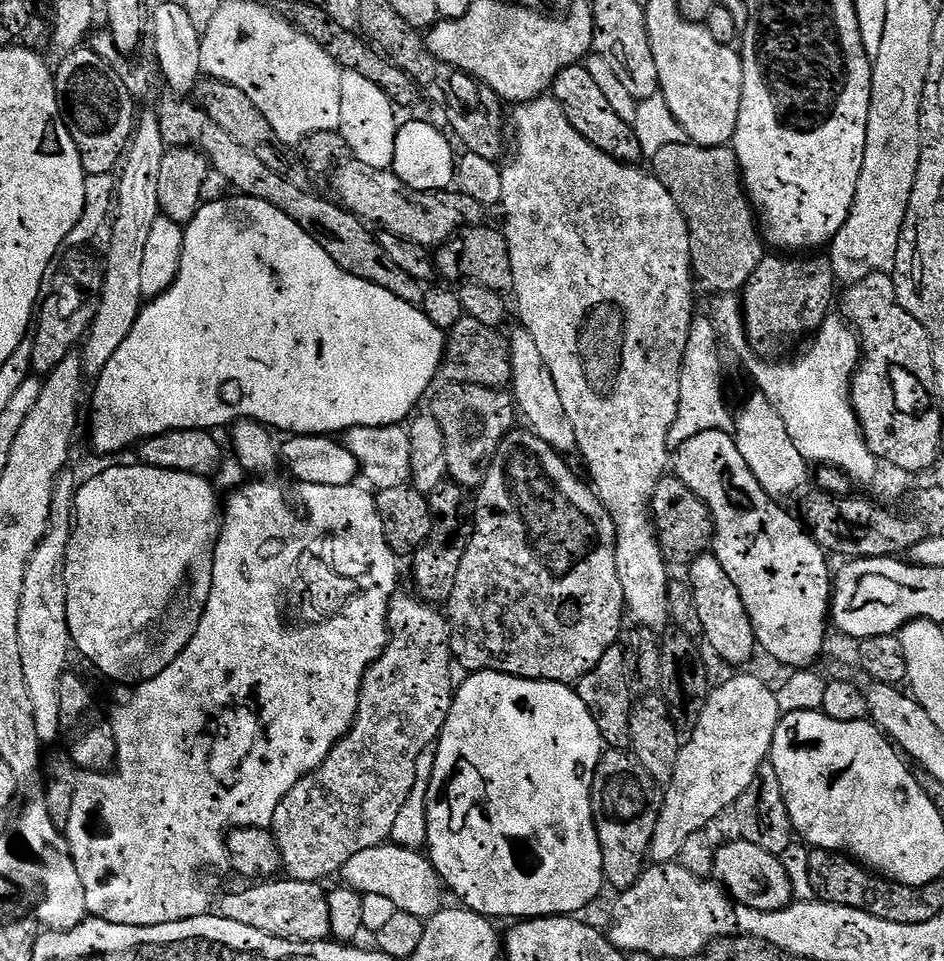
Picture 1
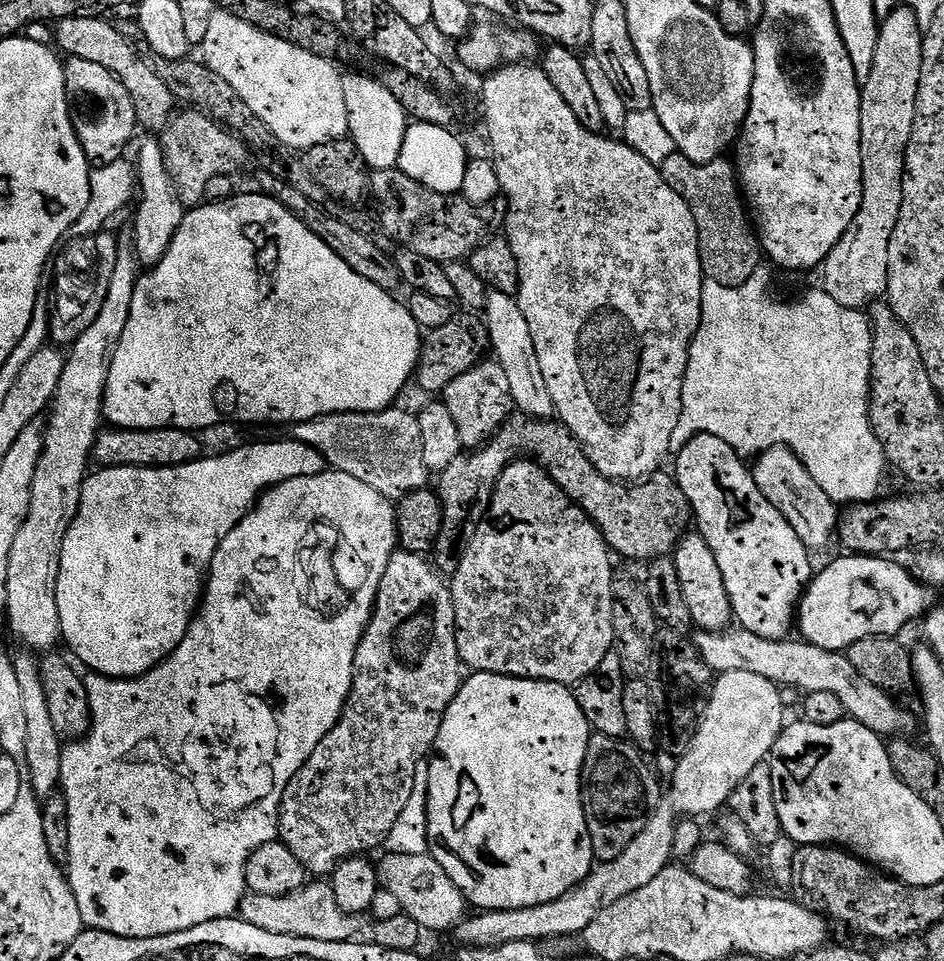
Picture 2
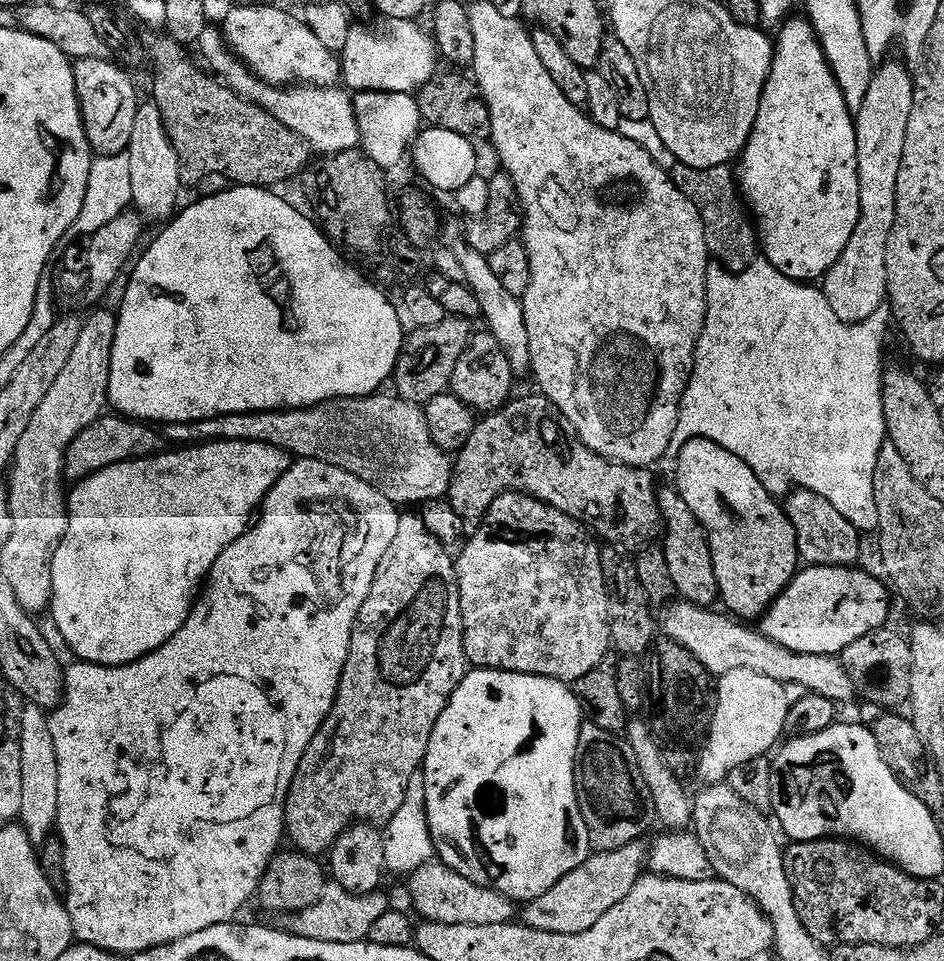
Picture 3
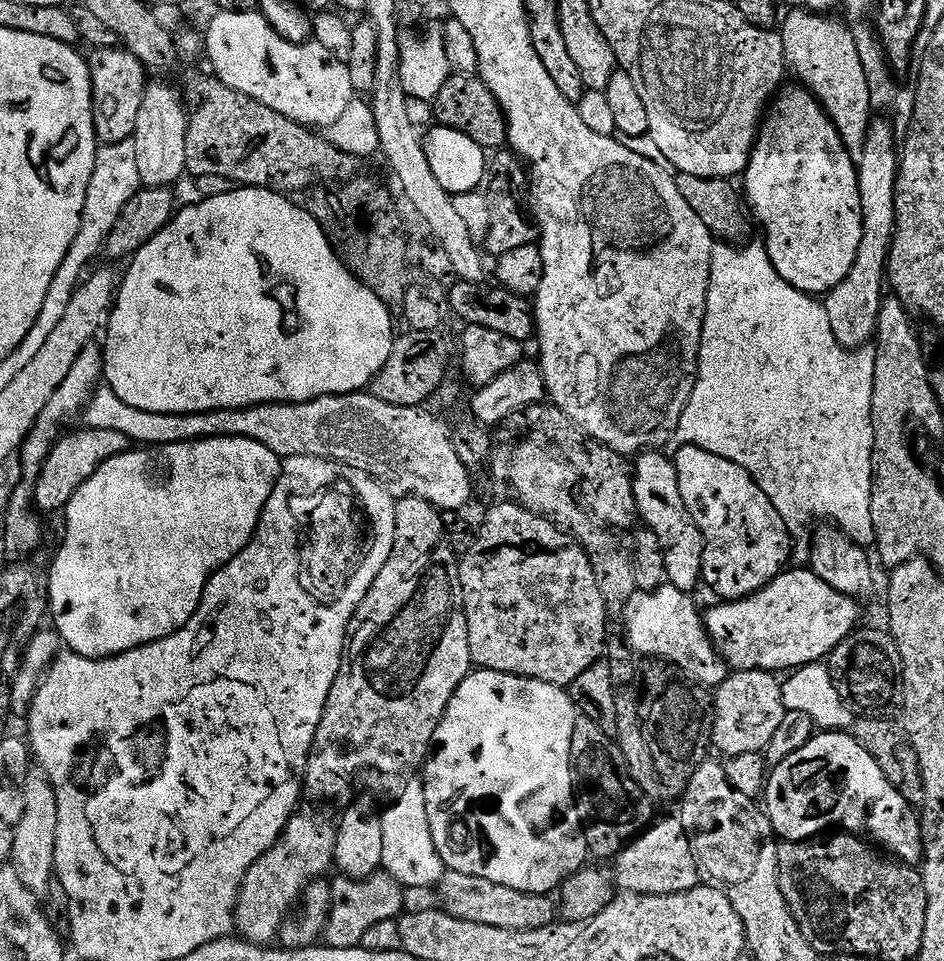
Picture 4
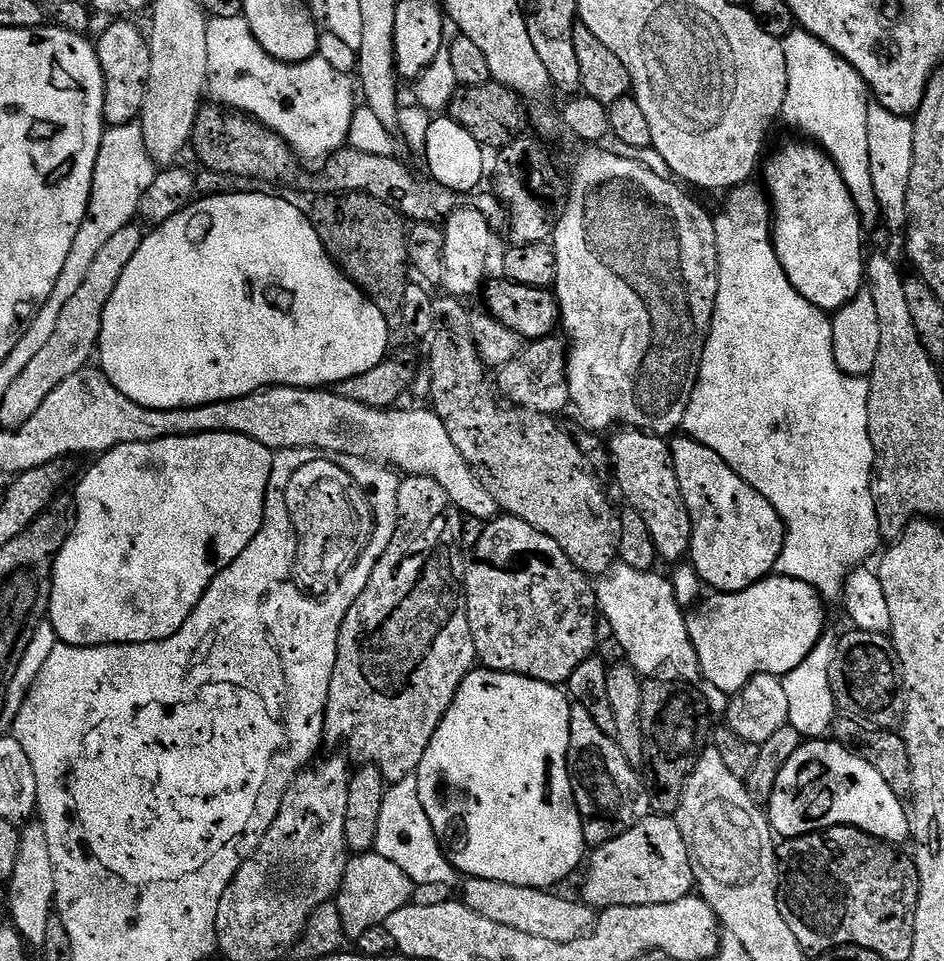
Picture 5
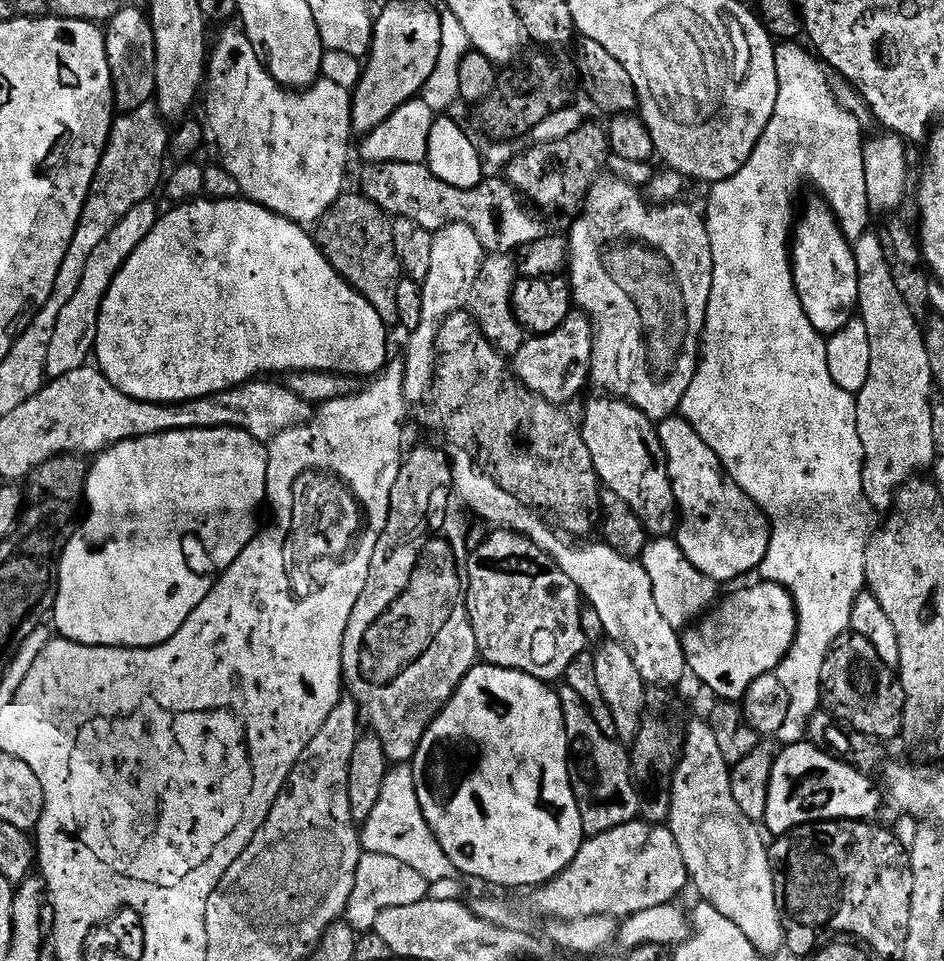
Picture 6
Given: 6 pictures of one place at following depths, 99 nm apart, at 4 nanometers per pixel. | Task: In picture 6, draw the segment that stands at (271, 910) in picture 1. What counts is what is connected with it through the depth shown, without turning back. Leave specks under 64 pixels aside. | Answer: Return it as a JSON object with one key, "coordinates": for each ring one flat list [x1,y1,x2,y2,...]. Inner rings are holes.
{"coordinates":[[364,852,358,862,354,894,350,894,346,919,357,930,372,930,382,910,394,910,394,906,414,906,414,902,422,902,429,896,430,881,418,874,414,866,406,866,406,862,398,862,398,858,390,858,386,854]]}

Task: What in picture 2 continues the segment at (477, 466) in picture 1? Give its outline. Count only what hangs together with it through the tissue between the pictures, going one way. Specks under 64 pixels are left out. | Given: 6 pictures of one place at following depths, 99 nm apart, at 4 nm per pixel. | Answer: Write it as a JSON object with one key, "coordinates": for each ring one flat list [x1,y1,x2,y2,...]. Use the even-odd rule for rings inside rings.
{"coordinates":[[485,358,466,370,466,374,458,374,458,378,454,378,454,382,444,388,442,402,446,410,450,410,454,423,458,426,461,445,468,450,475,450,481,444,488,443,514,412,510,382,502,366,494,358]]}

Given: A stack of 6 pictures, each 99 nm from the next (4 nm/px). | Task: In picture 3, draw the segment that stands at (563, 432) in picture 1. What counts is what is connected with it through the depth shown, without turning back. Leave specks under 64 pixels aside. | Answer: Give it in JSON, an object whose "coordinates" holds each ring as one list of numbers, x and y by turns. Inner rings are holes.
{"coordinates":[[460,242,460,245,456,244,454,249,459,265,463,267,464,283,474,294,474,298,478,298,480,316,488,323,485,324,487,332,494,338,498,338,502,350,506,350,506,358,510,358,513,377,520,378,524,375,527,377,532,370,530,334,526,334,526,314,521,297,510,294,510,290,506,290,506,286,502,286,502,282,495,276,494,270,490,270,488,257,478,254,478,250,469,248,464,242]]}

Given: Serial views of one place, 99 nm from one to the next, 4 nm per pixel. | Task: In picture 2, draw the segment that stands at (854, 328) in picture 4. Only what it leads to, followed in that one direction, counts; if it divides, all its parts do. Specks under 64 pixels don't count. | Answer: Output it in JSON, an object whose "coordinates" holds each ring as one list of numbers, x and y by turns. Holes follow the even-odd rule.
{"coordinates":[[896,8,880,20,878,50,874,50,874,67,870,78,862,81,860,109,862,110,862,134,860,153,862,154,862,206,850,222,850,230,842,234,838,246,830,250,822,265,824,284,822,290,847,308,867,309,877,303,887,293,888,271,890,270,890,238,894,226,898,226,898,214,902,210,902,182,904,181,904,159,914,130,914,114,918,102,918,86,922,78,922,46,924,32,914,10]]}

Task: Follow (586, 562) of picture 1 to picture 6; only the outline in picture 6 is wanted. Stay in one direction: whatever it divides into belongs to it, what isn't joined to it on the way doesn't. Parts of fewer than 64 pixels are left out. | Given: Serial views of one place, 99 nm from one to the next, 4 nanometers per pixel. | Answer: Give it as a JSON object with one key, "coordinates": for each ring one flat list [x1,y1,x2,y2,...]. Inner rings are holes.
{"coordinates":[[496,530,491,533,493,536,485,542,484,548,488,551,488,561,485,564,472,562,468,566,468,573,471,580,468,586,468,613,474,626,474,638,476,639,476,651,479,659,485,664,492,664,495,668,513,668,516,672,524,672,528,676,533,676,535,680,553,682,565,675,568,669,581,659,584,648,584,624,580,621,580,604,582,605,582,593,572,580,568,577,548,555,539,548,534,541,528,540,525,536,520,536,516,532,506,532]]}

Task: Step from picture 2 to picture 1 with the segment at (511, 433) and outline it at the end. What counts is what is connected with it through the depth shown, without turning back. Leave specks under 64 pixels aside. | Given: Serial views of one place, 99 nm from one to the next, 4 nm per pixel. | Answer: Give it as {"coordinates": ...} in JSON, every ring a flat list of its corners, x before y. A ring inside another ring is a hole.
{"coordinates":[[666,474,658,482,652,495,650,515,652,523,656,526,656,536,664,551,664,559,669,565,687,566,709,551,714,535,712,515,708,513,707,504,676,475],[451,482,442,483,432,492,427,493,428,510,432,515,430,534,411,557,411,560,413,559,412,580,416,583,415,595,437,606,447,605,450,594,454,590,454,578,458,576,458,566,462,566,462,554,466,554,469,533,466,531,466,516,464,520,464,496,466,496,465,489]]}

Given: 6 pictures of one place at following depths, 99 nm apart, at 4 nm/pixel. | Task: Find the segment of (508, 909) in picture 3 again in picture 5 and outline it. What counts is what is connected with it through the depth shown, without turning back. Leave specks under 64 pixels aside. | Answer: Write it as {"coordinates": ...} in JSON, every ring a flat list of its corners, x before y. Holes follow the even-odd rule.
{"coordinates":[[477,876,467,877,463,886,462,902,474,910,474,914,482,914,482,918,490,918,490,922,510,926,510,930,518,930,522,934,546,938,546,942,572,942,587,936,596,925,597,909,580,898,567,900,564,896,555,896,557,893,552,890,514,886]]}

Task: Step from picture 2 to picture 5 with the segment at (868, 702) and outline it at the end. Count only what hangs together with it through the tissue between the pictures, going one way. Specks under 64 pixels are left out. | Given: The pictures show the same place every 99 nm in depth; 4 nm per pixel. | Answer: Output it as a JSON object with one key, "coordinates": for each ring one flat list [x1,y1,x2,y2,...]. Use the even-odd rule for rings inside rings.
{"coordinates":[[619,562,612,565,607,572,599,577,600,585,595,585,596,602,599,611,602,613,603,619,610,622,610,626,614,626,614,634,618,638,618,642,624,651,624,660,627,664,637,672,644,680,661,680,662,682,674,682,675,684,695,685,701,679,700,663,698,662,698,654,694,650,694,642,690,642,690,634,688,633,688,622,686,619,685,609,680,609,680,604,676,601,676,592,672,589,672,584,664,576,659,576,659,571,643,572,642,570,634,570,634,566,626,566]]}

